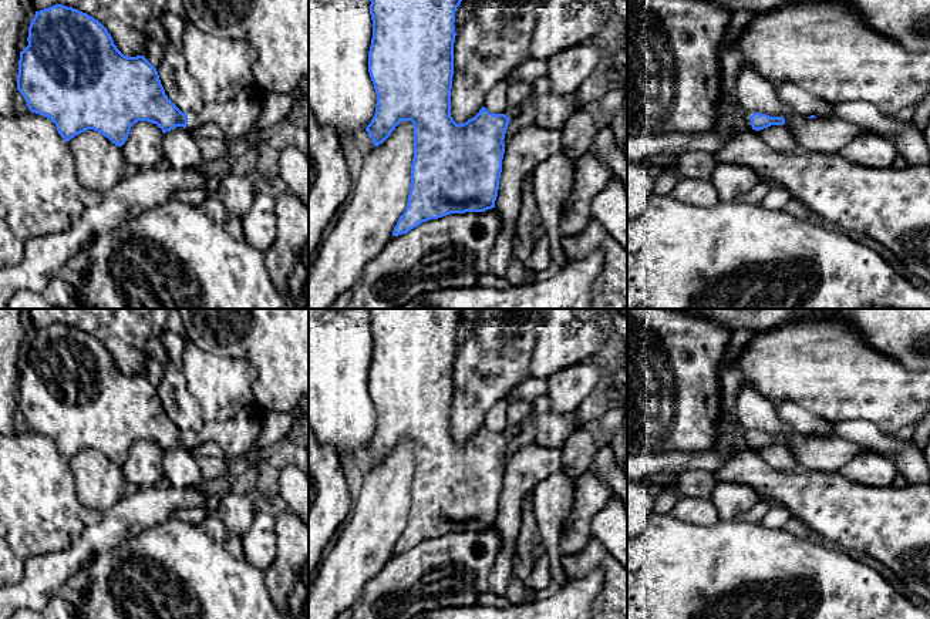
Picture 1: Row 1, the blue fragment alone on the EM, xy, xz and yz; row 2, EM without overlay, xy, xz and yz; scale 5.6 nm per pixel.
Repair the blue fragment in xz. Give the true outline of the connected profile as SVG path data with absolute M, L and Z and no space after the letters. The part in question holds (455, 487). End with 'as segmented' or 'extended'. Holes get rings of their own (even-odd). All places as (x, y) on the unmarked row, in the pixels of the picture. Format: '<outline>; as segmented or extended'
M368 309L373 357L368 370L368 391L377 413L375 433L365 450L374 465L383 462L401 440L414 443L414 477L411 482L411 507L404 532L400 535L392 555L408 552L422 541L449 532L485 531L495 527L505 472L505 453L509 440L536 418L535 443L540 447L562 448L566 440L580 428L577 411L559 414L552 410L547 394L530 404L530 414L518 424L508 425L503 433L492 433L485 425L464 443L451 435L451 407L454 396L455 330L462 320L459 309Z; extended

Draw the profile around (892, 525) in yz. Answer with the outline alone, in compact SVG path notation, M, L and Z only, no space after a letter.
M738 418L721 420L720 444L724 462L712 472L715 482L749 485L759 497L788 508L826 542L845 552L866 554L890 569L892 576L930 606L930 485L902 488L866 487L845 478L839 471L778 471L755 448L747 445L747 430Z

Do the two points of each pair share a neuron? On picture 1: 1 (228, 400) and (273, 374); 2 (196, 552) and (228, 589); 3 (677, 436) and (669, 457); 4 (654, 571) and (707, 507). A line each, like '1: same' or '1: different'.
1: different
2: same
3: different
4: different

